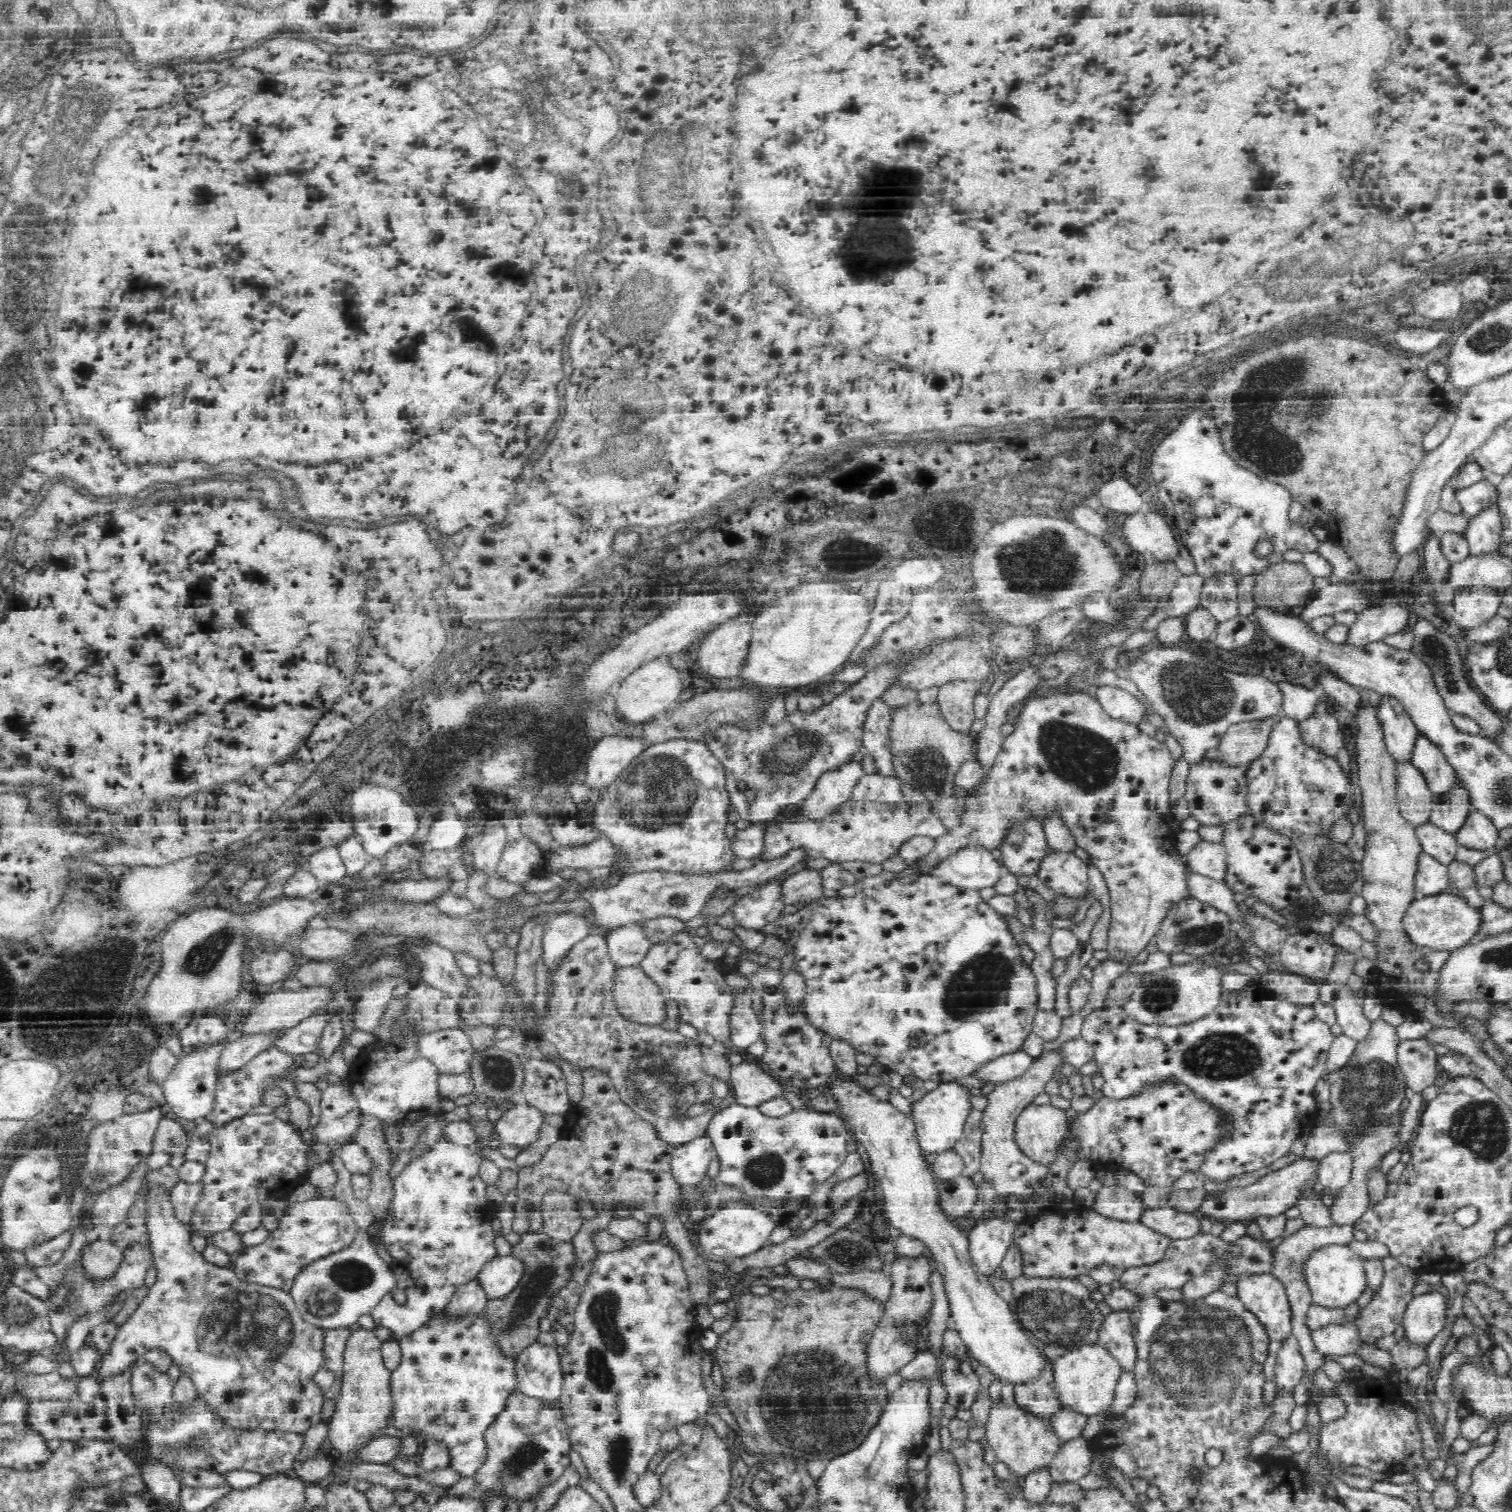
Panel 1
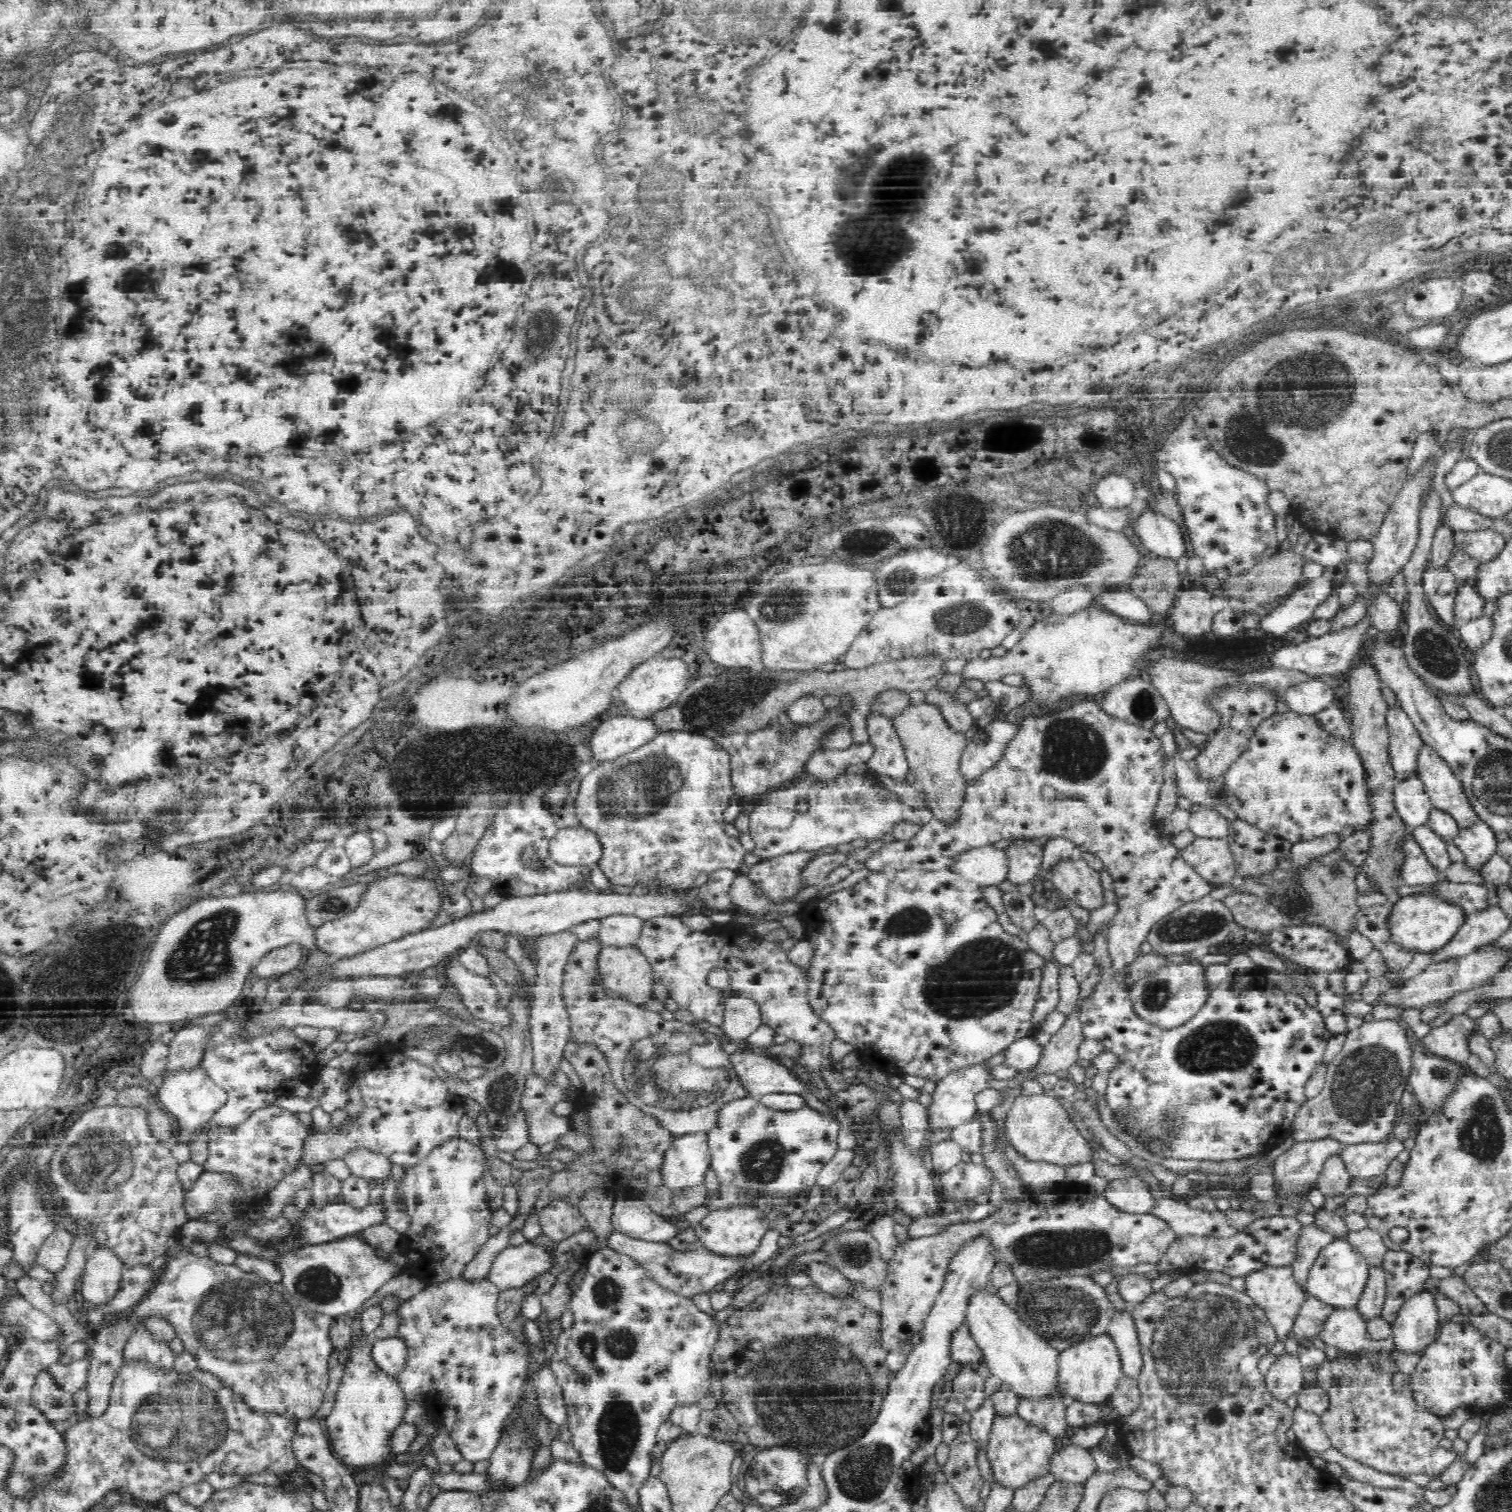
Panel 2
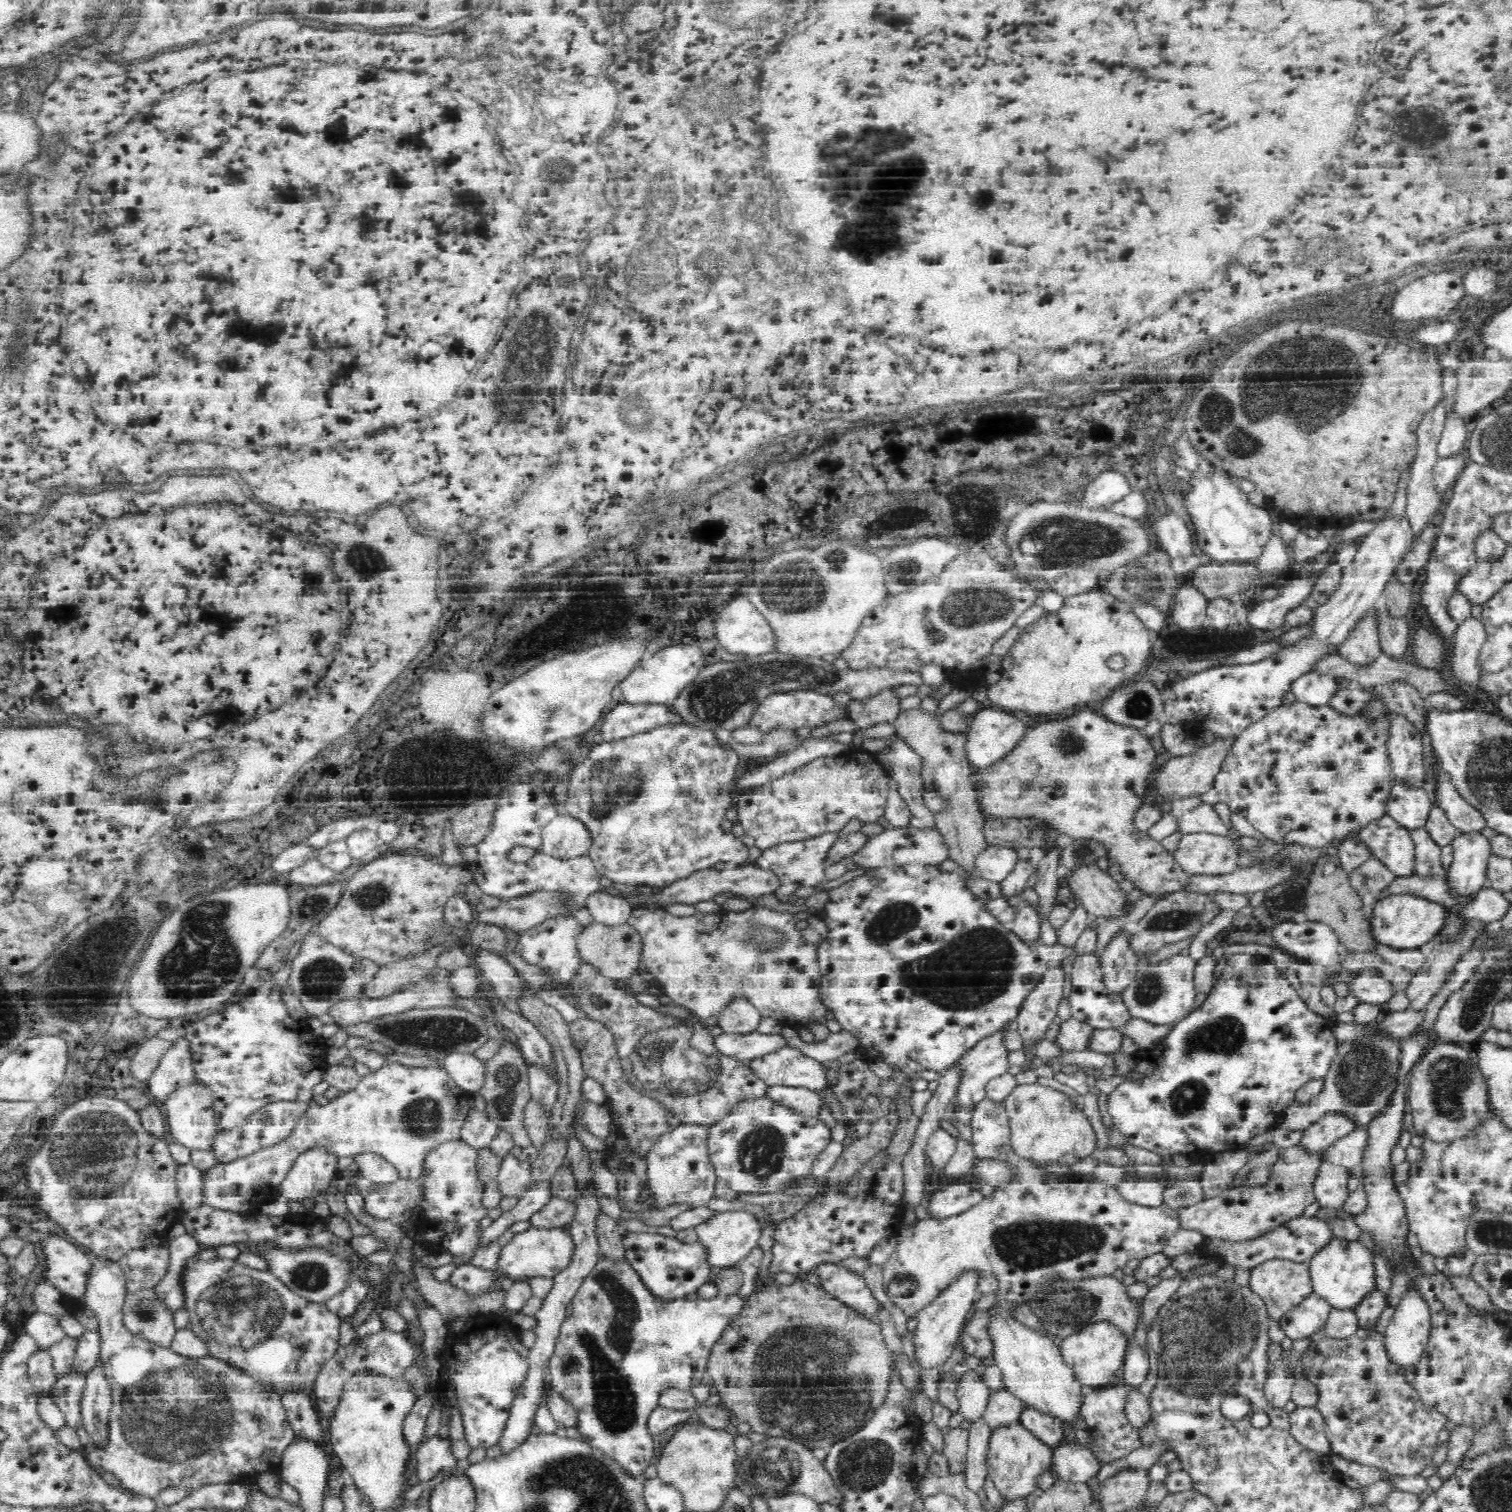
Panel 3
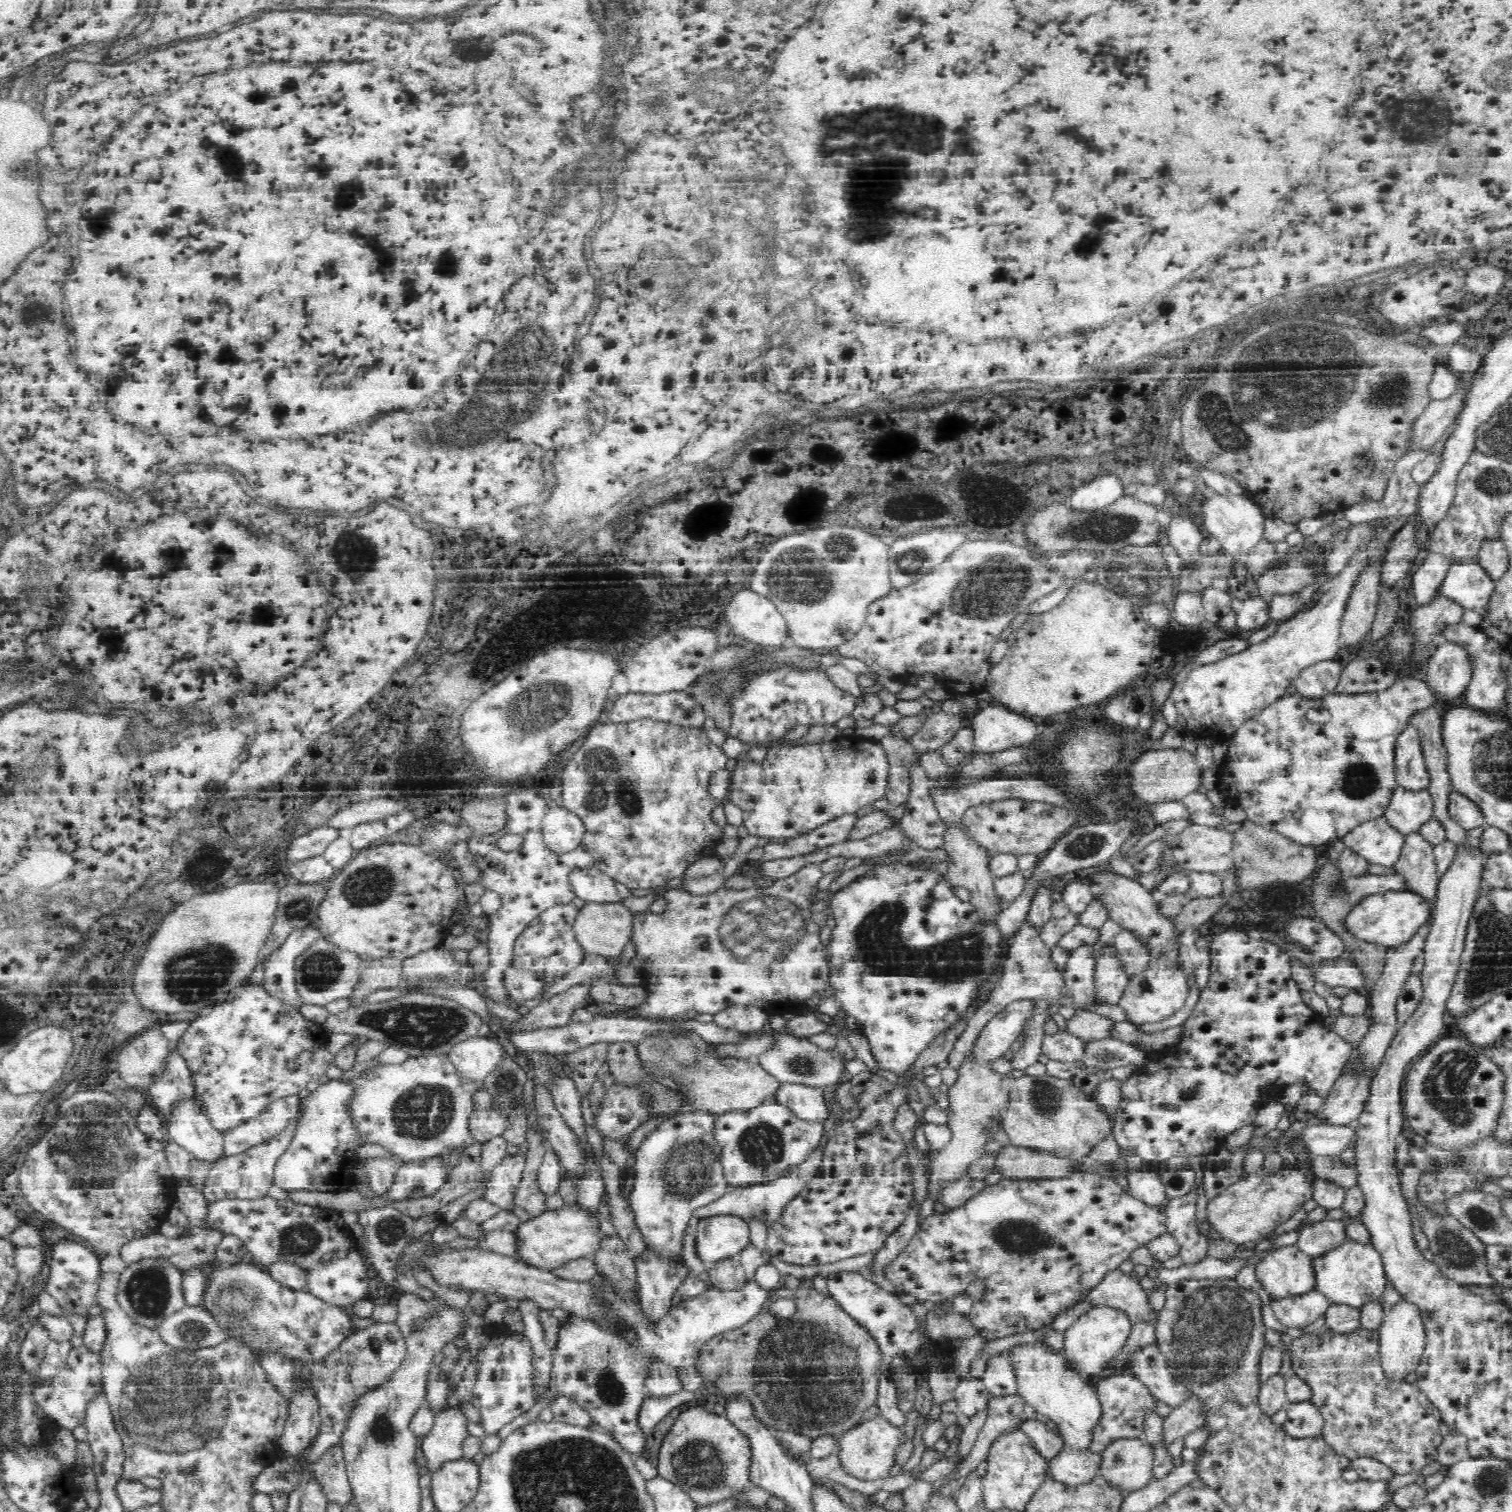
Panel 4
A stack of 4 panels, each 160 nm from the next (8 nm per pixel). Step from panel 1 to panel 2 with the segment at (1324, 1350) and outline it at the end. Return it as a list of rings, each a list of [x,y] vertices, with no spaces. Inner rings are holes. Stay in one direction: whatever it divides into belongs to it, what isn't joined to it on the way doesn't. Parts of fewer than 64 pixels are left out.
[[[1355,1307],[1333,1308],[1316,1337],[1326,1344],[1332,1355],[1340,1352],[1365,1357],[1389,1353],[1395,1349],[1393,1333],[1381,1344],[1370,1338],[1364,1318]]]

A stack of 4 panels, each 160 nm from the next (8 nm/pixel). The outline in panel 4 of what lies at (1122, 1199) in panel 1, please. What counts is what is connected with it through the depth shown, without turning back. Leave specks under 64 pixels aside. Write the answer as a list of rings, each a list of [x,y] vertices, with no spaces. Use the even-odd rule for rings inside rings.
[[[1157,1172],[1127,1174],[1128,1193],[1149,1205],[1157,1206],[1165,1200],[1165,1188]]]

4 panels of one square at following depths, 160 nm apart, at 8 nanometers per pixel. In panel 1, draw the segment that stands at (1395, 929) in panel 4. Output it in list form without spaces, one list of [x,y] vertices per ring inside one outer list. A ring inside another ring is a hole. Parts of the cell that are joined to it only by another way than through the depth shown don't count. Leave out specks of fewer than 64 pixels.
[[[1447,893],[1416,899],[1403,920],[1409,937],[1426,950],[1455,951],[1470,944],[1480,932],[1484,917],[1482,910],[1468,904],[1468,900]]]

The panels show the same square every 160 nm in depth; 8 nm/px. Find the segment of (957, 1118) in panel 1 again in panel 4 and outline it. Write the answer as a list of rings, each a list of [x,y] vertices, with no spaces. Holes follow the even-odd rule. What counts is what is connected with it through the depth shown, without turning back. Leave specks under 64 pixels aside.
[[[1021,1000],[1010,1006],[986,1025],[975,1042],[972,1061],[978,1065],[990,1065],[997,1060],[1006,1060],[1011,1055],[1009,1049],[1022,1034],[1024,1022],[1030,1018],[1032,1001]]]

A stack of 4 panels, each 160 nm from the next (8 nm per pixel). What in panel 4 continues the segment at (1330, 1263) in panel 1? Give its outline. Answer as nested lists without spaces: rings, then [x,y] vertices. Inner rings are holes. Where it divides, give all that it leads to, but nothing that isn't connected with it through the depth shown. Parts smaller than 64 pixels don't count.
[[[1346,1239],[1340,1246],[1312,1260],[1315,1288],[1334,1305],[1348,1305],[1359,1309],[1370,1300],[1379,1300],[1387,1277],[1382,1259],[1370,1243]]]

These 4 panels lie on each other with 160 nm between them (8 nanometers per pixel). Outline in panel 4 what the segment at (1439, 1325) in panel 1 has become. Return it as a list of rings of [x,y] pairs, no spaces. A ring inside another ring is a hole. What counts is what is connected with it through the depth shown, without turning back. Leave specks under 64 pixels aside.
[[[1401,1299],[1398,1304],[1385,1310],[1383,1323],[1378,1329],[1380,1335],[1379,1352],[1386,1376],[1390,1379],[1403,1380],[1407,1374],[1417,1369],[1427,1343],[1422,1311],[1417,1304]]]

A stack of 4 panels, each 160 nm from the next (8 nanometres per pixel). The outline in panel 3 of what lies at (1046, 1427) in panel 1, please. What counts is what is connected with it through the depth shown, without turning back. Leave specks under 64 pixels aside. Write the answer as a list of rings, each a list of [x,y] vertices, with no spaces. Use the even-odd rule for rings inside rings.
[[[1010,1422],[993,1429],[986,1456],[987,1476],[1009,1502],[1020,1496],[1028,1496],[1037,1489],[1036,1479],[1052,1468],[1054,1447],[1030,1432],[1021,1422]]]

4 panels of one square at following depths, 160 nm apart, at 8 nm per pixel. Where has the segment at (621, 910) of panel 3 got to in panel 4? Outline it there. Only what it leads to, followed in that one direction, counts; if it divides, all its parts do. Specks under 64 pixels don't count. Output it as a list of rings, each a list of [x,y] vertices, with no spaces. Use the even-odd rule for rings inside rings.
[[[594,867],[590,872],[576,871],[570,875],[572,890],[578,898],[594,905],[623,904],[614,886],[615,880]]]

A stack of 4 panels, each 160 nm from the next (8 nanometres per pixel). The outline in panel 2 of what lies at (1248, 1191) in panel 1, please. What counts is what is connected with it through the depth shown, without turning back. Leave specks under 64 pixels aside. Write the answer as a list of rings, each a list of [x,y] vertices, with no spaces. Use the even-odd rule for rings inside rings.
[[[1296,1142],[1270,1168],[1276,1196],[1307,1196],[1317,1187],[1326,1160],[1341,1149],[1336,1142]]]

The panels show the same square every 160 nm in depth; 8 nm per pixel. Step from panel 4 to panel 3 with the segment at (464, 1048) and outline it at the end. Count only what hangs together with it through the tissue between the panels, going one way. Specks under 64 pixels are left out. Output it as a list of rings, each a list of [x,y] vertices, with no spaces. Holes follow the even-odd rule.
[[[460,1052],[446,1054],[443,1067],[452,1077],[455,1084],[469,1096],[479,1092],[484,1082],[484,1063],[480,1063],[474,1055]]]

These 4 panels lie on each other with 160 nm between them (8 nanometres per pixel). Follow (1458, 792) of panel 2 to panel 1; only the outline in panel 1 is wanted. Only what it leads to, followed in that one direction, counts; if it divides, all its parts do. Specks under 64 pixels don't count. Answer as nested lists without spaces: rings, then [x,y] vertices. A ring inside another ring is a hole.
[[[1418,732],[1409,759],[1422,772],[1430,790],[1437,797],[1444,796],[1452,788],[1455,771],[1437,744],[1425,734]]]

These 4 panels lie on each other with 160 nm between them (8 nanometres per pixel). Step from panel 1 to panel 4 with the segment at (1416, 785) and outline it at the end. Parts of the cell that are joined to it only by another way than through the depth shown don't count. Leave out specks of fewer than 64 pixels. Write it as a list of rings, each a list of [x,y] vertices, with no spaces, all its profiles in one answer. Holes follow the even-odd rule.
[[[1398,786],[1383,816],[1407,835],[1419,832],[1420,827],[1432,817],[1432,808],[1432,799],[1426,789],[1413,791]]]

